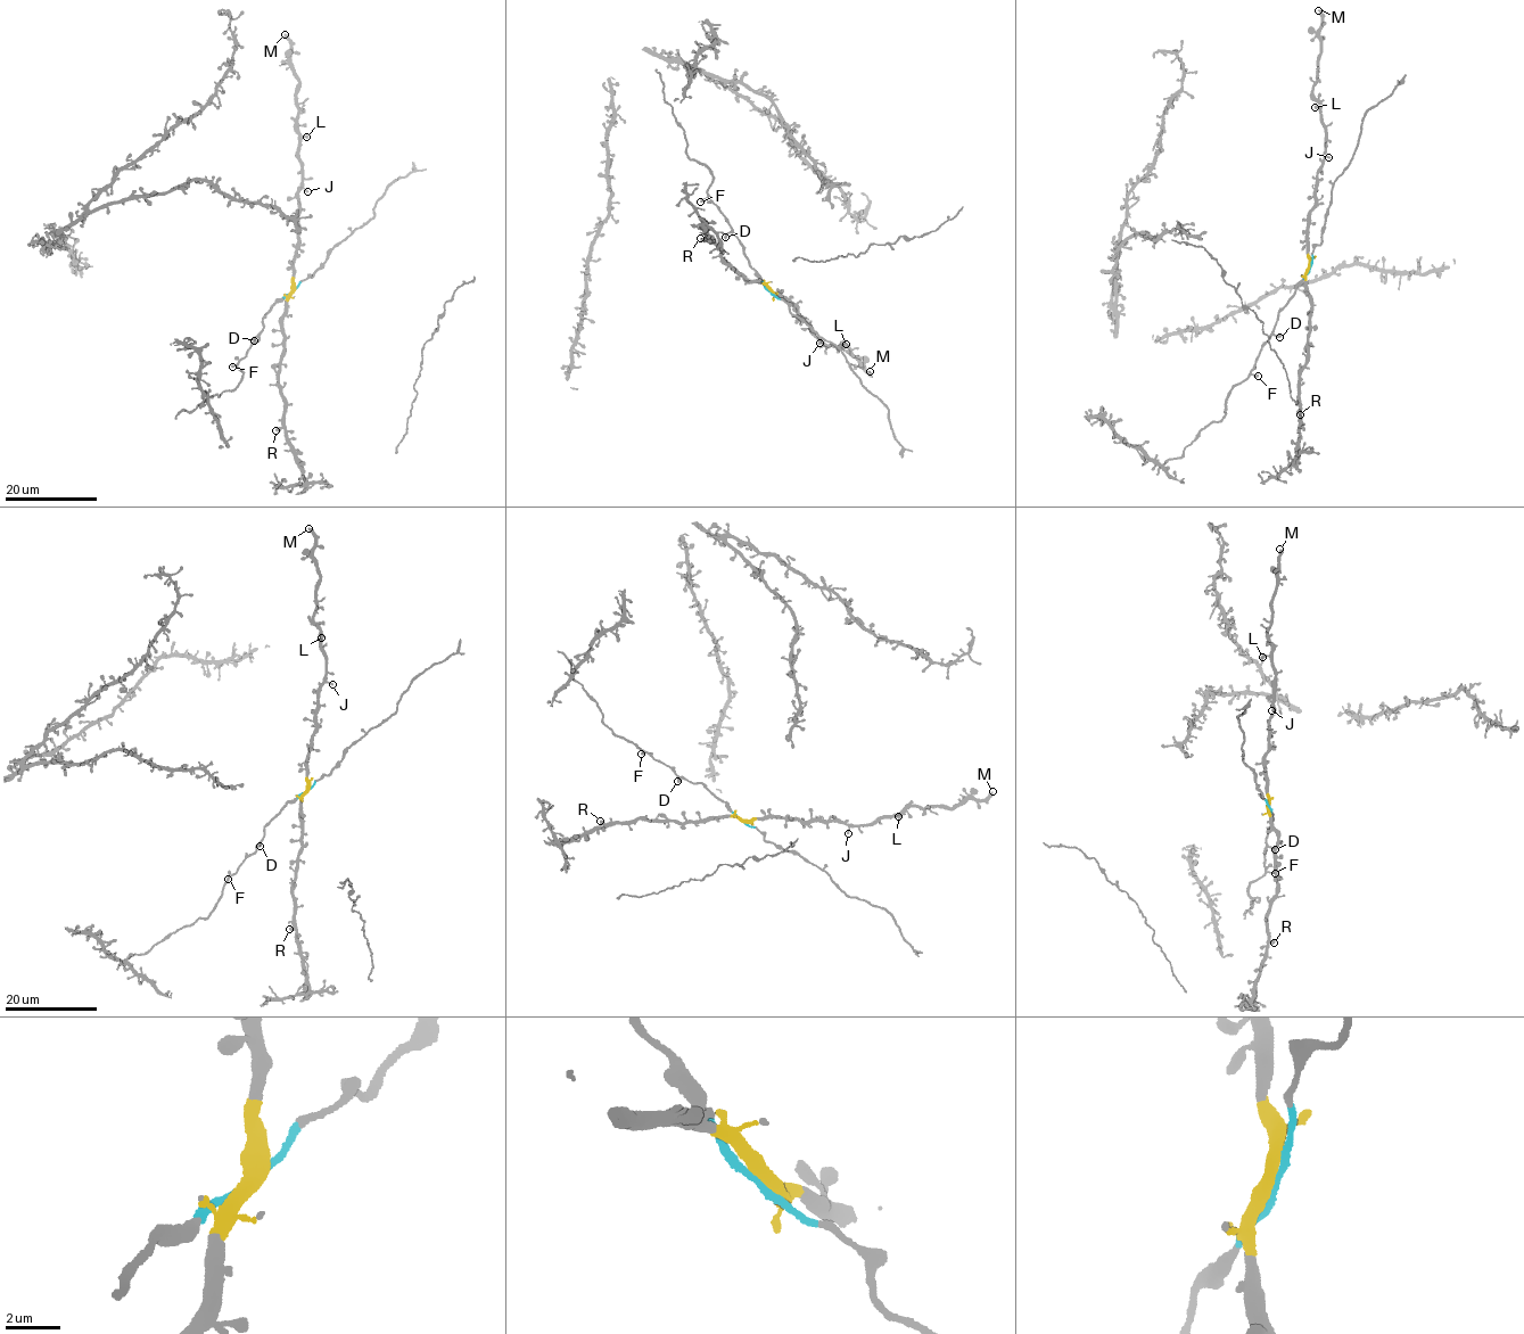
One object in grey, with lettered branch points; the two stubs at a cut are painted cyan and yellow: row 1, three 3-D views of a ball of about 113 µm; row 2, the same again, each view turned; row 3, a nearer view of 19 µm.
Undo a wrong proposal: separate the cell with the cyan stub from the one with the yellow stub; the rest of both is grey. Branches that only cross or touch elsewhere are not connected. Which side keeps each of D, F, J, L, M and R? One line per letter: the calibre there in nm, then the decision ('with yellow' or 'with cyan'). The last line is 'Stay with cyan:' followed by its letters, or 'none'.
D: 400 nm thick; with cyan
F: 280 nm thick; with cyan
J: 240 nm thick; with yellow
L: 400 nm thick; with yellow
M: 400 nm thick; with yellow
R: 440 nm thick; with yellow
Stay with cyan: D, F

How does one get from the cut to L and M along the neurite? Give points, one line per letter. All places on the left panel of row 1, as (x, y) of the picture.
L: (293, 290), (302, 180), (299, 141), (306, 137)
M: (293, 290), (302, 161), (298, 157), (298, 76), (290, 60), (290, 40), (285, 34)

